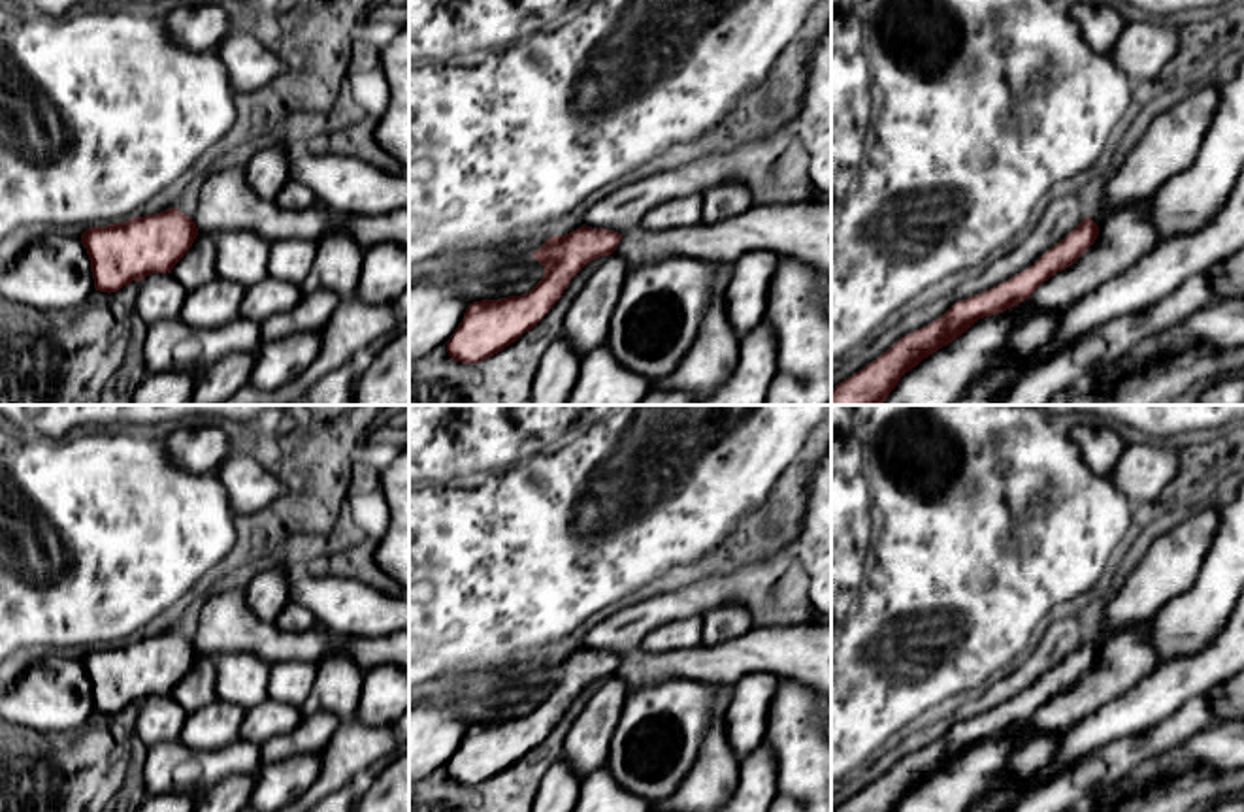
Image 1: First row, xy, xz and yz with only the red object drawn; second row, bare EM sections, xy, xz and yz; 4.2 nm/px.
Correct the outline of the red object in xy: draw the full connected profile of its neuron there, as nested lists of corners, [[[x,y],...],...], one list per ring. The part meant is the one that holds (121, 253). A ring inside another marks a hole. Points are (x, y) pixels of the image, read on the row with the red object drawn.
[[[177,207],[124,222],[92,226],[81,234],[94,288],[117,292],[151,273],[172,273],[198,235],[192,217]]]

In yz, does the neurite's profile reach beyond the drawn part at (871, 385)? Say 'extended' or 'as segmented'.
as segmented

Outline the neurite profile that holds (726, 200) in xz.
[[[722,183],[701,196],[703,222],[714,224],[733,219],[754,205],[752,194],[739,183]]]

